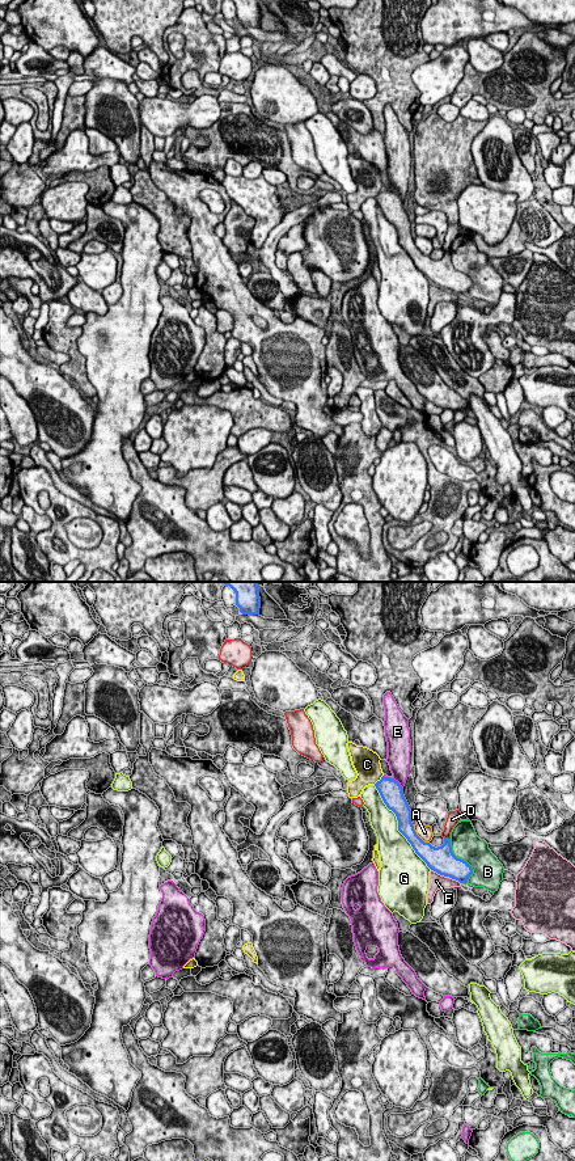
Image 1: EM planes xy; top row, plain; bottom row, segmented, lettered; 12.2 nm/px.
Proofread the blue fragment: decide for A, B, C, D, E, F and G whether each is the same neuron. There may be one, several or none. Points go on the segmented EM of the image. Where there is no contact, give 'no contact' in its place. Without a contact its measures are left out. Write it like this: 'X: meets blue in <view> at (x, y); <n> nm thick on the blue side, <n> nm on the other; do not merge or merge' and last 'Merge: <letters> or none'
A: meets blue in xy at (418, 836); 220 nm thick on the blue side, 180 nm on the other; do not merge
B: meets blue in xy at (463, 860); 320 nm thick on the blue side, 360 nm on the other; do not merge
C: meets blue in xy at (380, 780); 280 nm thick on the blue side, 320 nm on the other; do not merge
D: meets blue in xy at (447, 839); 320 nm thick on the blue side, 140 nm on the other; do not merge
E: meets blue in xy at (398, 782); 280 nm thick on the blue side, 240 nm on the other; do not merge
F: meets blue in xy at (445, 875); 320 nm thick on the blue side, 190 nm on the other; do not merge
G: meets blue in xy at (398, 827); 200 nm thick on the blue side, 380 nm on the other; do not merge
Merge: none

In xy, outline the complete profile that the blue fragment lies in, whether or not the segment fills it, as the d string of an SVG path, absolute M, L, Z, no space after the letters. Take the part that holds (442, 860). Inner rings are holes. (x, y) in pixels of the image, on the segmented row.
M382 776L375 786L386 807L396 814L398 831L407 839L415 853L427 866L440 875L449 877L460 883L468 883L469 877L473 874L473 869L466 861L453 854L451 839L444 837L444 844L435 848L430 843L424 843L417 835L411 823L411 810L399 782L394 778Z

